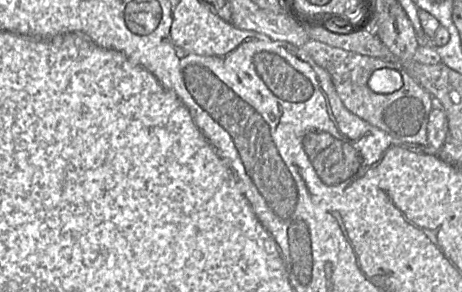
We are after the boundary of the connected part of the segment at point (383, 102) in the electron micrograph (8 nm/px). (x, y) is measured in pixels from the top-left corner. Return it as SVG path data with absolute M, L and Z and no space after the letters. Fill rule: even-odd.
M309 40L297 48L296 55L303 60L312 61L330 74L337 95L351 113L392 137L413 144L427 144L427 125L433 109L433 96L406 72L402 63L361 55L315 40ZM382 68L401 73L403 86L399 90L377 93L368 87L371 74Z

